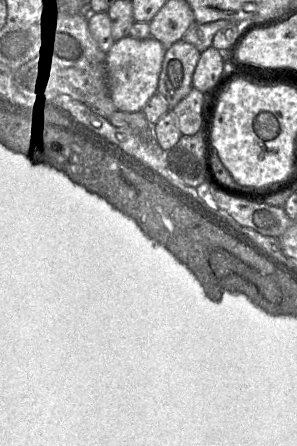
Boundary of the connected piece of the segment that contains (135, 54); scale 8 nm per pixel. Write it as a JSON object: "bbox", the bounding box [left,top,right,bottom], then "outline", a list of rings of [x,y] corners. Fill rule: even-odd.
{"bbox":[106,36,166,112],"outline":[[[126,36],[106,51],[106,77],[114,106],[122,112],[141,112],[149,99],[158,93],[159,76],[166,48],[153,37],[138,40]]]}

